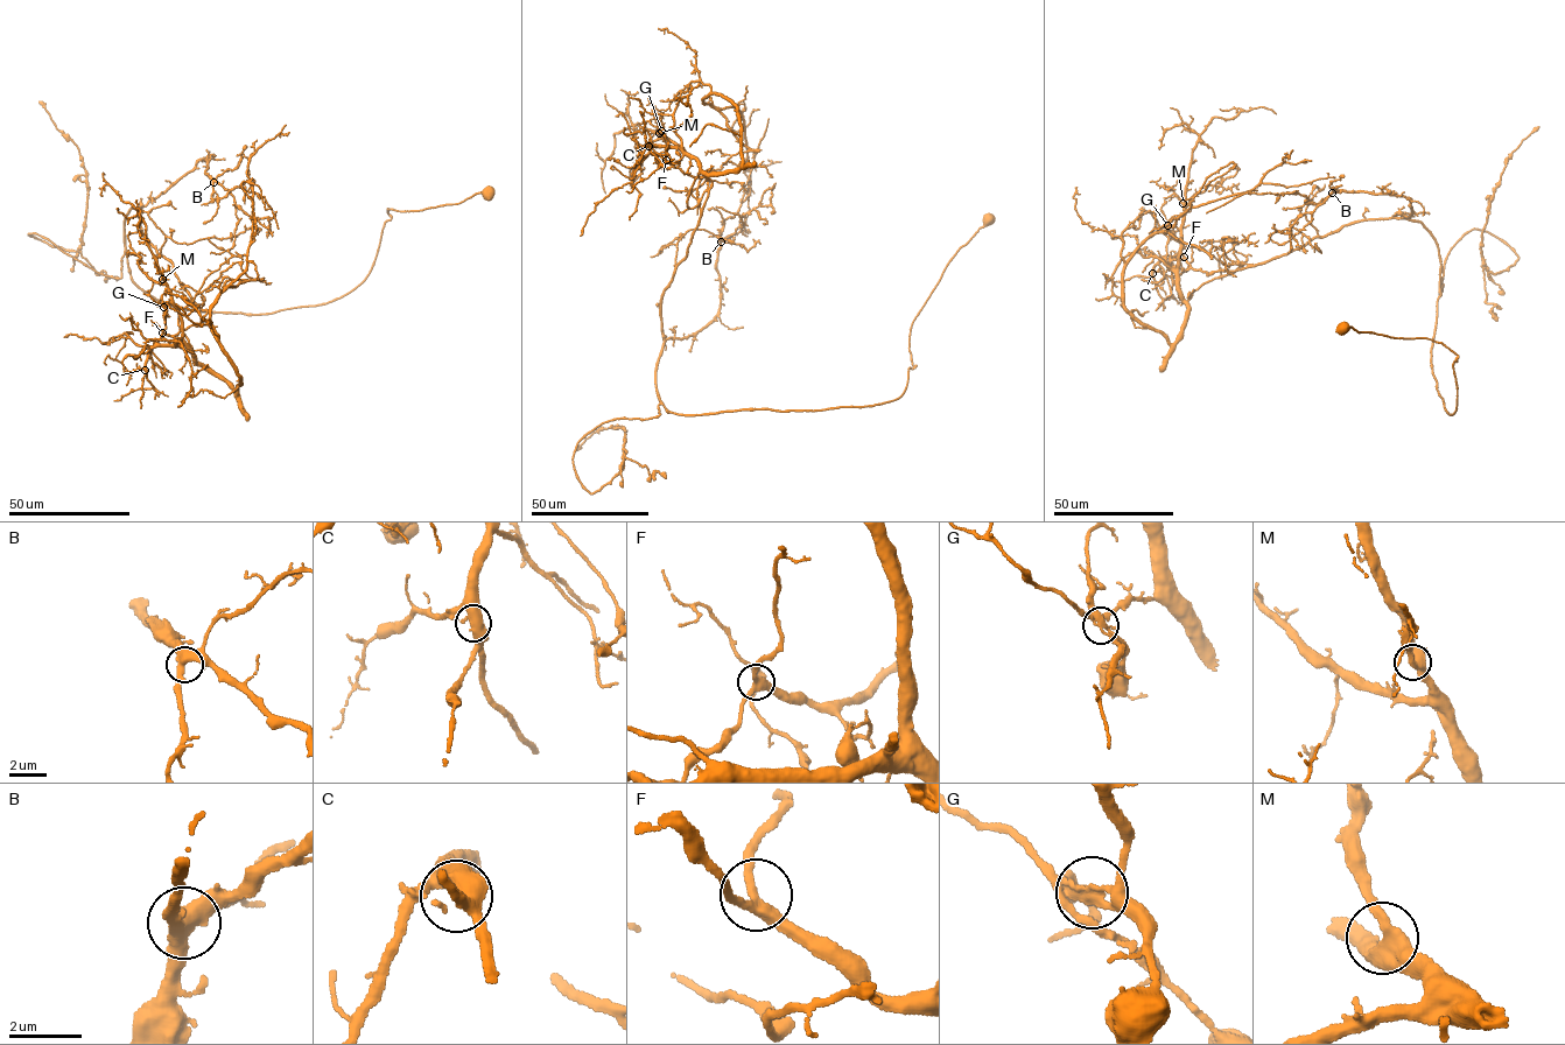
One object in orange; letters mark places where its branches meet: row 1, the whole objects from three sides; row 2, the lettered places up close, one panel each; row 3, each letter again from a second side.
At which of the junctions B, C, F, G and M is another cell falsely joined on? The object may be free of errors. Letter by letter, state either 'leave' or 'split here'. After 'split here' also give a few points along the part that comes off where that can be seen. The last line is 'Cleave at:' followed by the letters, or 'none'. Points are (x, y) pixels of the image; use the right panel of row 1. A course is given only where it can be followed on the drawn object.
B: leave
C: leave
F: leave
G: split here; course (1167, 224), (1207, 275), (1351, 223), (1420, 223), (1453, 414), (1441, 343), (1338, 330)
M: leave
Cleave at: G

